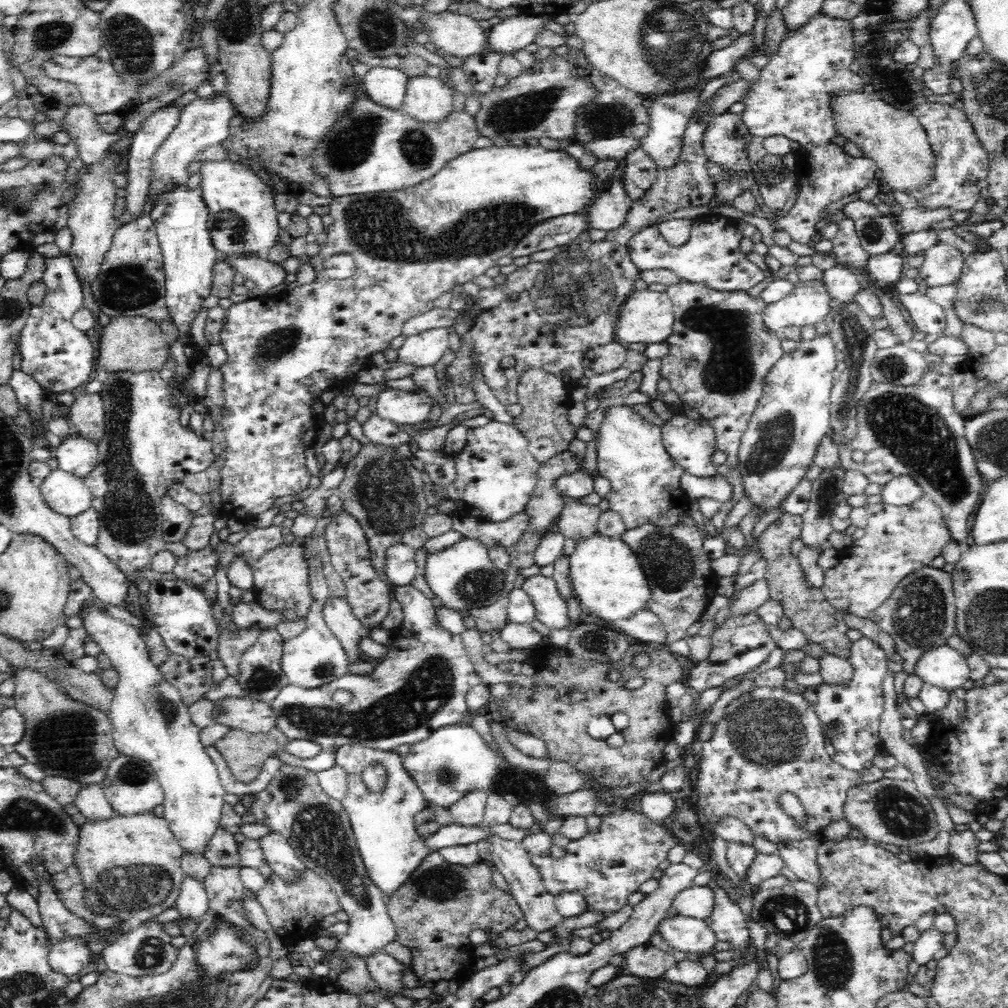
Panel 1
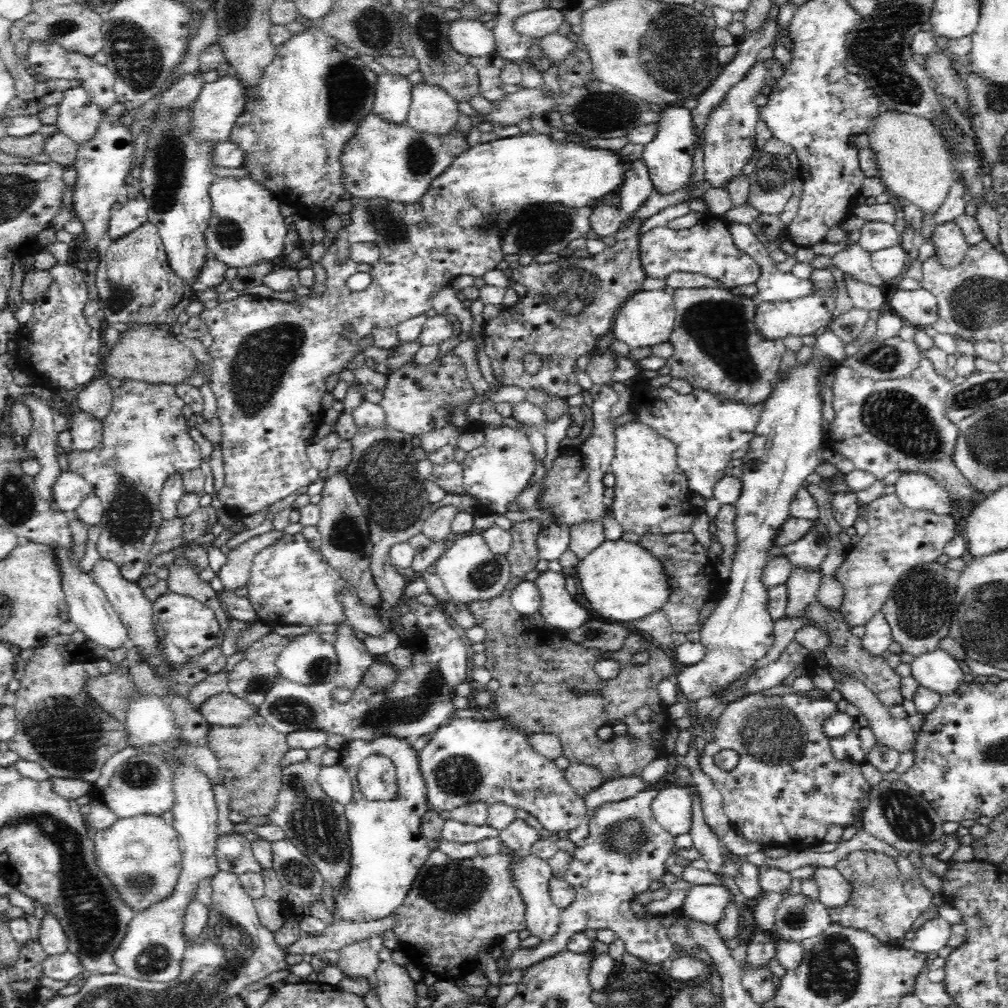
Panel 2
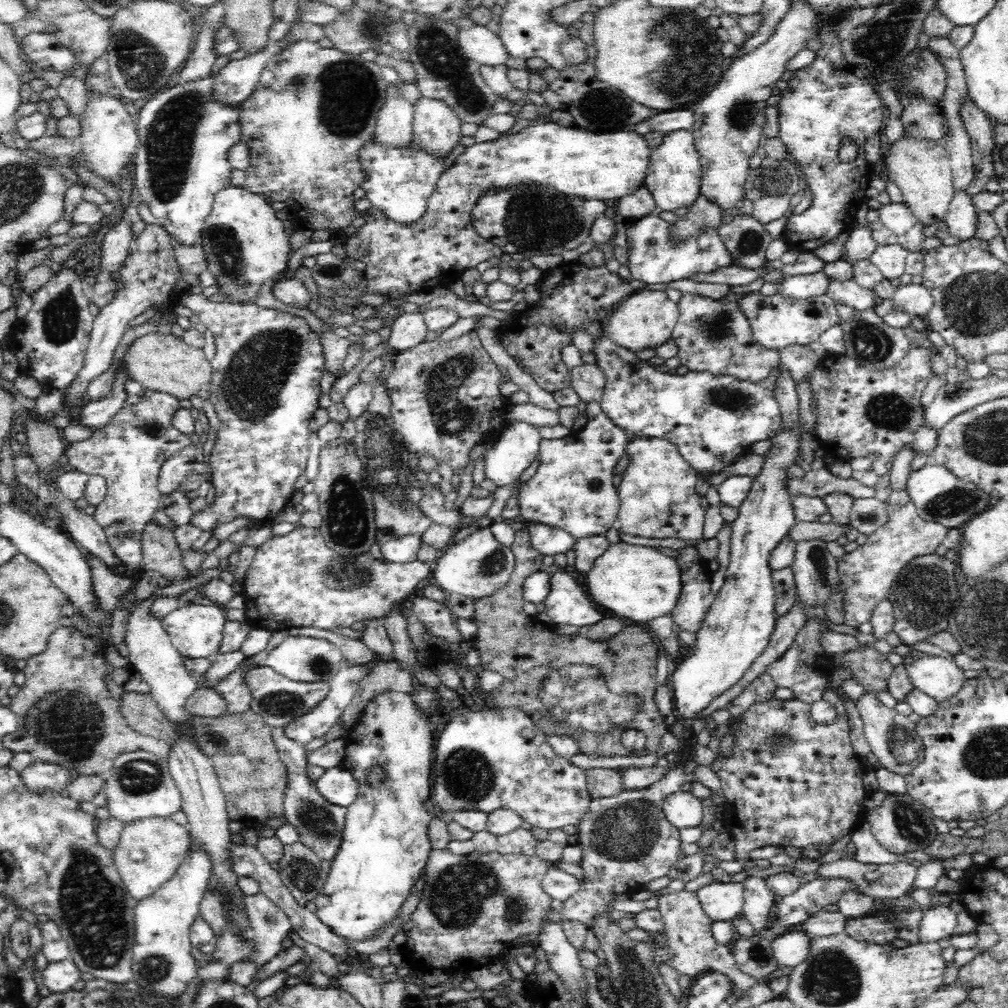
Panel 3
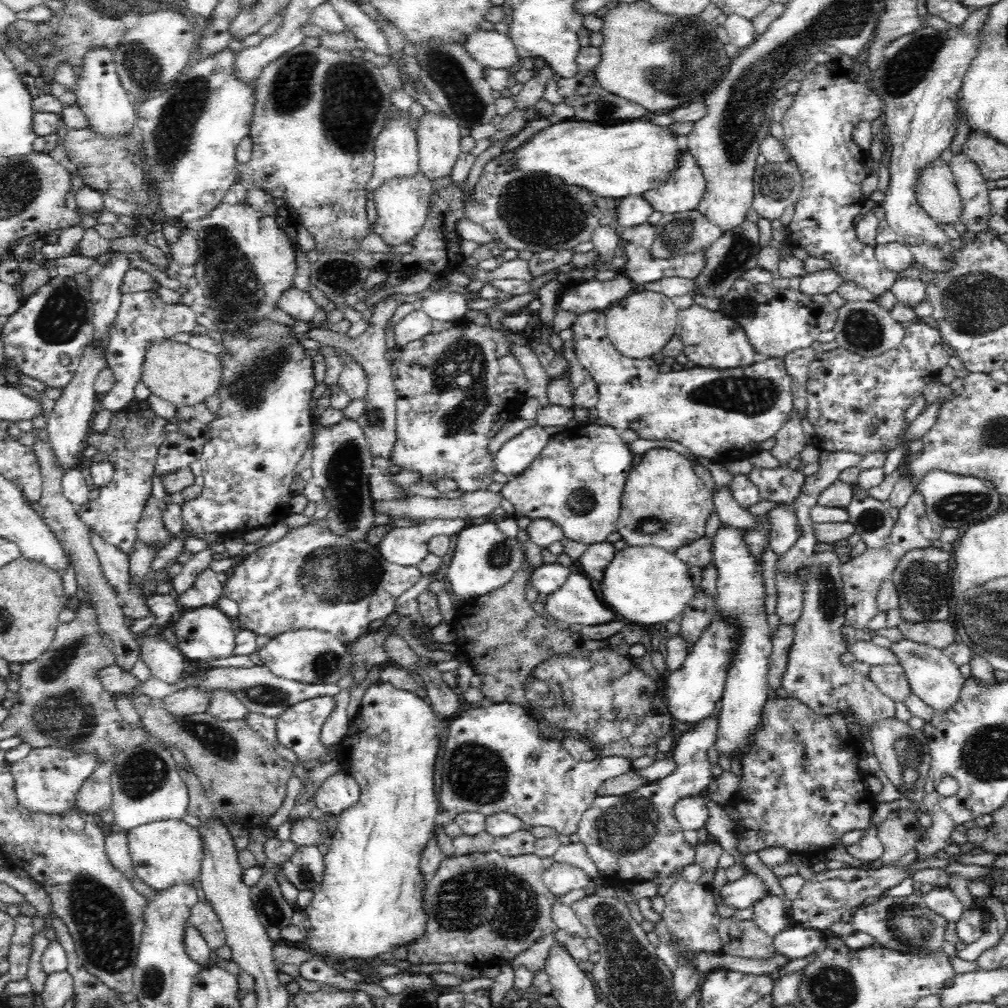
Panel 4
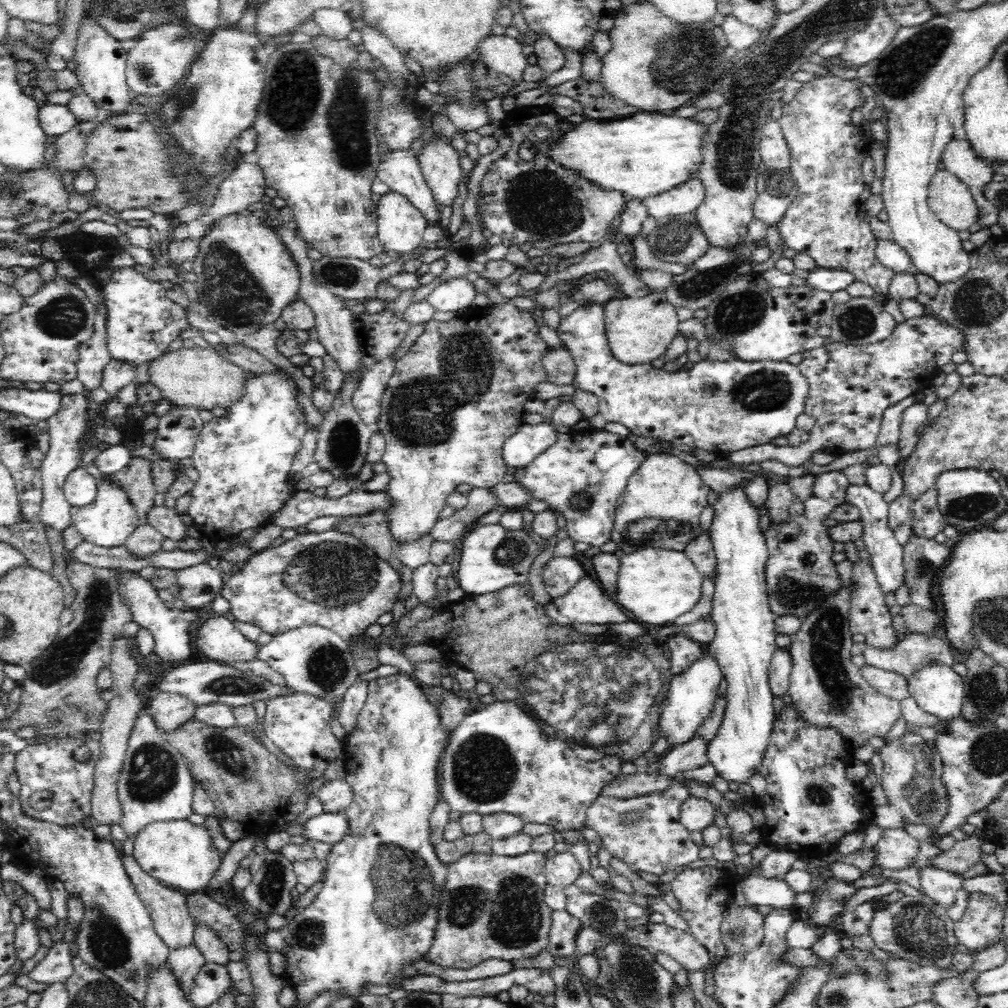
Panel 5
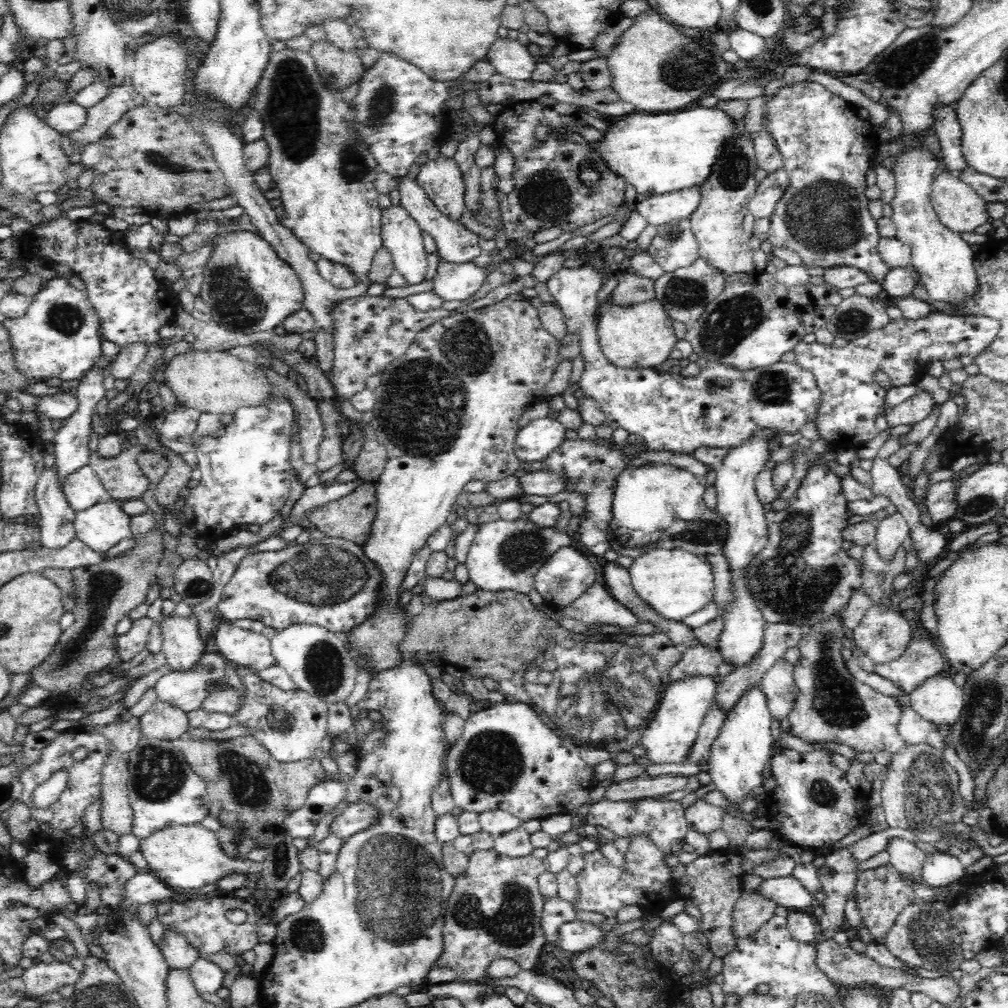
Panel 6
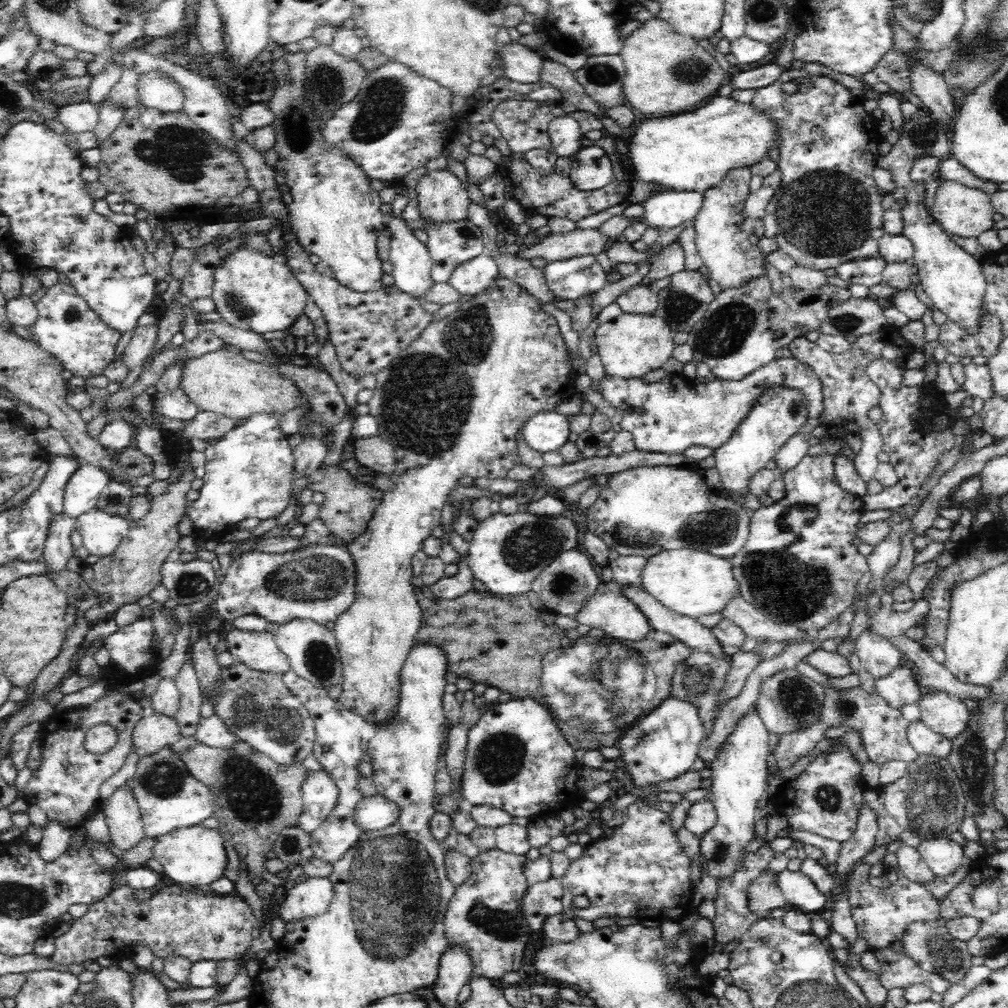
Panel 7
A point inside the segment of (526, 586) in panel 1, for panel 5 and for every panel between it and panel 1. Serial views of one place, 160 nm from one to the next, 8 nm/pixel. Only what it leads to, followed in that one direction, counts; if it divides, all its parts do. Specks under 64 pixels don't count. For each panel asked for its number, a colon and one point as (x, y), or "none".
2: (559, 611)
3: (567, 603)
4: (576, 602)
5: (586, 603)

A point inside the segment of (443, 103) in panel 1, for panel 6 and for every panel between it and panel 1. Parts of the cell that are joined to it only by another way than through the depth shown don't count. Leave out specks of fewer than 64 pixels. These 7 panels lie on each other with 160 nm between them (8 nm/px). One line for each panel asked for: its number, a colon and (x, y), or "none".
2: (432, 110)
3: (436, 126)
4: (438, 144)
5: (440, 164)
6: (441, 179)

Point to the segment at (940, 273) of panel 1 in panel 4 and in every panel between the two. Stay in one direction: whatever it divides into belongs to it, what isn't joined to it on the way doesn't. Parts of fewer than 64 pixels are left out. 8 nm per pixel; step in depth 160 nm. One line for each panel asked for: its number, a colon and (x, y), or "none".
2: (950, 244)
3: (962, 217)
4: (976, 208)

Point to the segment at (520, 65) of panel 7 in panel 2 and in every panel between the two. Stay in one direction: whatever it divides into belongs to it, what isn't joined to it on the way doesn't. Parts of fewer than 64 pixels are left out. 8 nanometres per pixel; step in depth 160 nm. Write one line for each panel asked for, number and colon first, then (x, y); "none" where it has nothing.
2: (469, 37)
3: (482, 46)
4: (492, 49)
5: (502, 53)
6: (510, 58)

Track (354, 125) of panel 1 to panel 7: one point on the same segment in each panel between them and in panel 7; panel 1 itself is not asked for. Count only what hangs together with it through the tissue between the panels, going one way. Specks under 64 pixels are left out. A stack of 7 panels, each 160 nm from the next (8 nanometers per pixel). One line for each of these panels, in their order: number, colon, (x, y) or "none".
2: (387, 160)
3: (399, 180)
4: (402, 204)
5: (400, 226)
6: (401, 234)
7: (412, 264)

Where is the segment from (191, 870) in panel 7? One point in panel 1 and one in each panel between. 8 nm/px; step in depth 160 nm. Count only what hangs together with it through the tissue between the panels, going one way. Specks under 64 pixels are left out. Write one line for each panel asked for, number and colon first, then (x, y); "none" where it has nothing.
1: (130, 866)
2: (141, 856)
3: (148, 854)
4: (163, 853)
5: (178, 854)
6: (185, 857)

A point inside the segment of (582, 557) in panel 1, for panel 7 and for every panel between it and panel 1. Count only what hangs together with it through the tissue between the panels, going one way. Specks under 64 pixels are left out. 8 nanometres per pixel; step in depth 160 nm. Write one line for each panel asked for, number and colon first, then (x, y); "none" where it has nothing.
2: (625, 582)
3: (638, 582)
4: (647, 585)
5: (657, 586)
6: (676, 583)
7: (690, 582)

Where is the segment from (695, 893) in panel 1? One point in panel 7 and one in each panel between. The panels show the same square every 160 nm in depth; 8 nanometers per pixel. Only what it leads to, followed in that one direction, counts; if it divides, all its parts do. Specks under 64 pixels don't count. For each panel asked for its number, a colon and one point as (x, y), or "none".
2: (706, 903)
3: (721, 902)
4: (743, 893)
5: (758, 891)
6: (787, 891)
7: (799, 892)

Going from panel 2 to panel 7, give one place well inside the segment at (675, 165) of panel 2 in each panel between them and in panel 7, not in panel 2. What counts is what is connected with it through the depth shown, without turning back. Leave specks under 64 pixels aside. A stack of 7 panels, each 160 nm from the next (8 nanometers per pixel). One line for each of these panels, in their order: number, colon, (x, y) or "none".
3: (674, 177)
4: (683, 189)
5: (685, 198)
6: (659, 209)
7: (665, 209)

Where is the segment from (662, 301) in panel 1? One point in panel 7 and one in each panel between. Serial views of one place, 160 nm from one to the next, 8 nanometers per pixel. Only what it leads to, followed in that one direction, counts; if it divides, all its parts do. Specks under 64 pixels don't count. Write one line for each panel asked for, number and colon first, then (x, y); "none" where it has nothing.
2: (647, 318)
3: (645, 320)
4: (640, 325)
5: (639, 330)
6: (641, 335)
7: (631, 346)

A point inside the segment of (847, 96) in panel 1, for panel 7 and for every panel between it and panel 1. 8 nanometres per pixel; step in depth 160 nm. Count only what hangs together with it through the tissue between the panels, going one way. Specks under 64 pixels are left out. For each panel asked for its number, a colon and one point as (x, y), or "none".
2: (912, 161)
3: (921, 168)
4: (936, 192)
5: (950, 199)
6: (959, 207)
7: (962, 210)

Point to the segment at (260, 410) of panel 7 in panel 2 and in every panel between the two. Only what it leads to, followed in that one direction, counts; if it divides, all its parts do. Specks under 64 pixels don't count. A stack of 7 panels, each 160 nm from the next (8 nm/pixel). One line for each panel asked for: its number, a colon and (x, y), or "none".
2: (145, 353)
3: (160, 362)
4: (177, 373)
5: (199, 378)
6: (216, 382)

